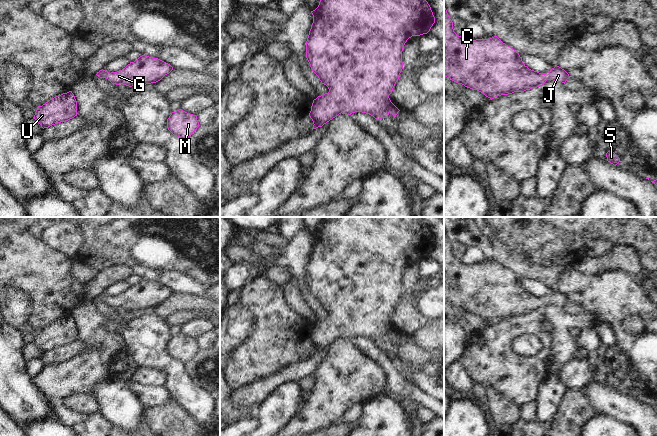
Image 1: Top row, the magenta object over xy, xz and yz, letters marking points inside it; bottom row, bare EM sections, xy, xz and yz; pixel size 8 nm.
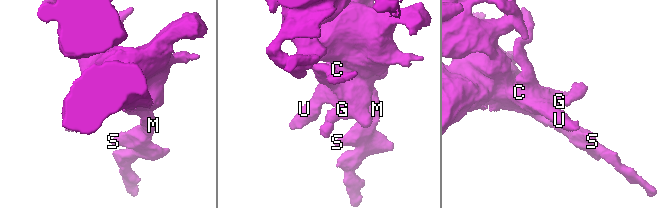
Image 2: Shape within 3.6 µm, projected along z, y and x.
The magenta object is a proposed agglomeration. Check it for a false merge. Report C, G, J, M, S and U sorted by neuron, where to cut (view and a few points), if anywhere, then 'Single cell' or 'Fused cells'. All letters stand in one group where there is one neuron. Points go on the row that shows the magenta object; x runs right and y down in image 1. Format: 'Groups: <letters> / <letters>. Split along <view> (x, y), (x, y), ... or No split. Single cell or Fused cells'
Groups: C G J M S U. No split. Single cell.

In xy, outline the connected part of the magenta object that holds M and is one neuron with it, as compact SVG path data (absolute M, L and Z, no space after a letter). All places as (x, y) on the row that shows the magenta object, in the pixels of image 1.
M181 109L172 112L167 119L167 128L174 135L183 140L193 134L199 127L197 116Z

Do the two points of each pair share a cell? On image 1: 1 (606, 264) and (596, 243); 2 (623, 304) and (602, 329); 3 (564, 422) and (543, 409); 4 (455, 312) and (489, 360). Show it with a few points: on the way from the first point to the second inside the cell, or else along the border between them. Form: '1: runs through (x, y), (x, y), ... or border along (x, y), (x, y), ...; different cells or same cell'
1: border along (616, 246), (606, 254), (591, 254), (587, 252); different cells
2: border along (598, 320), (603, 320), (610, 326), (617, 343); different cells
3: border along (565, 395), (552, 420); different cells
4: border along (491, 324), (474, 332), (468, 338); different cells

